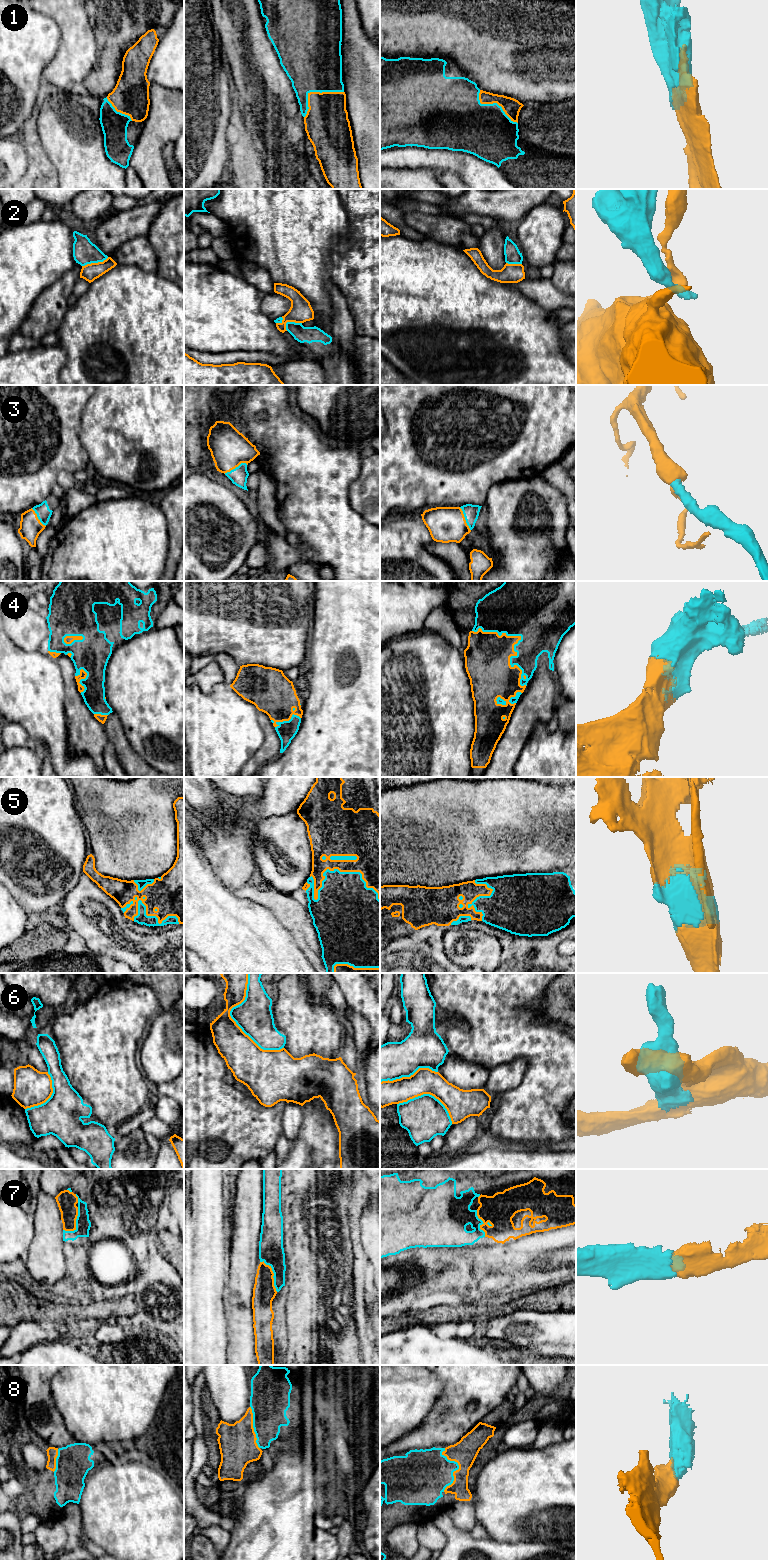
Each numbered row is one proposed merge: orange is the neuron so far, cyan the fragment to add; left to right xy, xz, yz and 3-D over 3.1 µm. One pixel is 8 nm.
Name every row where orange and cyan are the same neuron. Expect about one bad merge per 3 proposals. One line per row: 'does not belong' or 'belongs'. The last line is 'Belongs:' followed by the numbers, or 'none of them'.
1: belongs
2: does not belong
3: belongs
4: belongs
5: belongs
6: does not belong
7: belongs
8: belongs
Belongs: 1, 3, 4, 5, 7, 8

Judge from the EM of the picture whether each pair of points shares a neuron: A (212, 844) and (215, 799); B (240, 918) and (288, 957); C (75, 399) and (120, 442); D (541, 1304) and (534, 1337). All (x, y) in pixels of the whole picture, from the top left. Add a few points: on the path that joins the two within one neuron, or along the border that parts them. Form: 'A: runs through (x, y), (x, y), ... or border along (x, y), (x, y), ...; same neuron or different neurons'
A: border along (236, 810), (236, 813), (229, 819), (207, 819); different neurons
B: runs through (252, 930), (276, 954); same neuron
C: border along (92, 395), (82, 411), (80, 430); different neurons
D: border along (515, 1311), (563, 1311); different neurons

